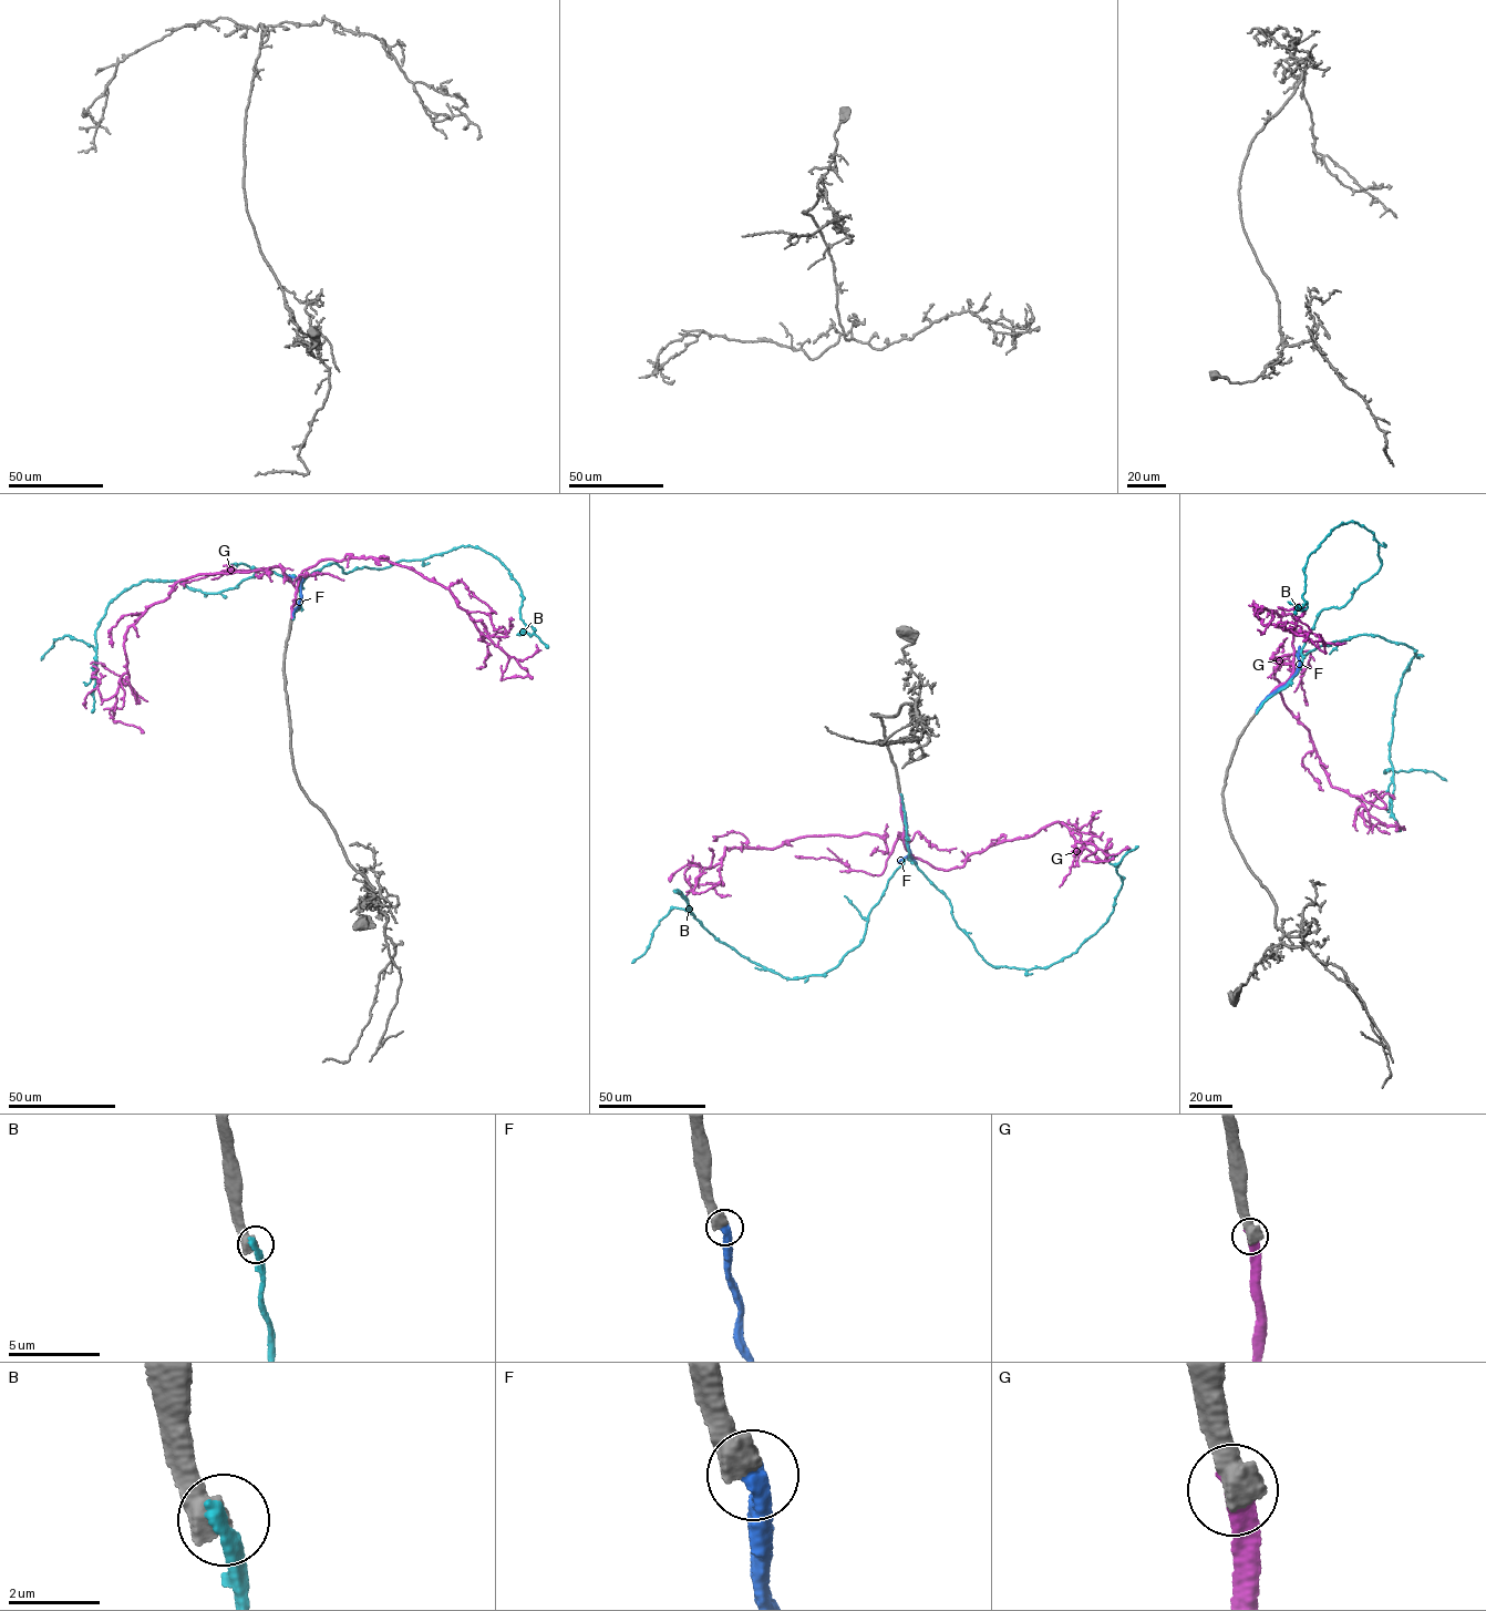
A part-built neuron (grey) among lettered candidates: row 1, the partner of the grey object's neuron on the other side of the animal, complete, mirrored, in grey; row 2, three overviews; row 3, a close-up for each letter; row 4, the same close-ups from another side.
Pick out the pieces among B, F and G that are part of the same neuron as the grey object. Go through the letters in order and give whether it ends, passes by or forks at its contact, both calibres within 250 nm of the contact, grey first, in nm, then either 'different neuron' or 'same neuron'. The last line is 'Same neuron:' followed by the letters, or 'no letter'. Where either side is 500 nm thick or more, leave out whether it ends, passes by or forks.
B: 650 nm thick on the grey side, 440 nm on the other; different neuron
F: 600 nm thick on the grey side, 550 nm on the other; different neuron
G: 650 nm thick on the grey side, 550 nm on the other; same neuron
Same neuron: G

